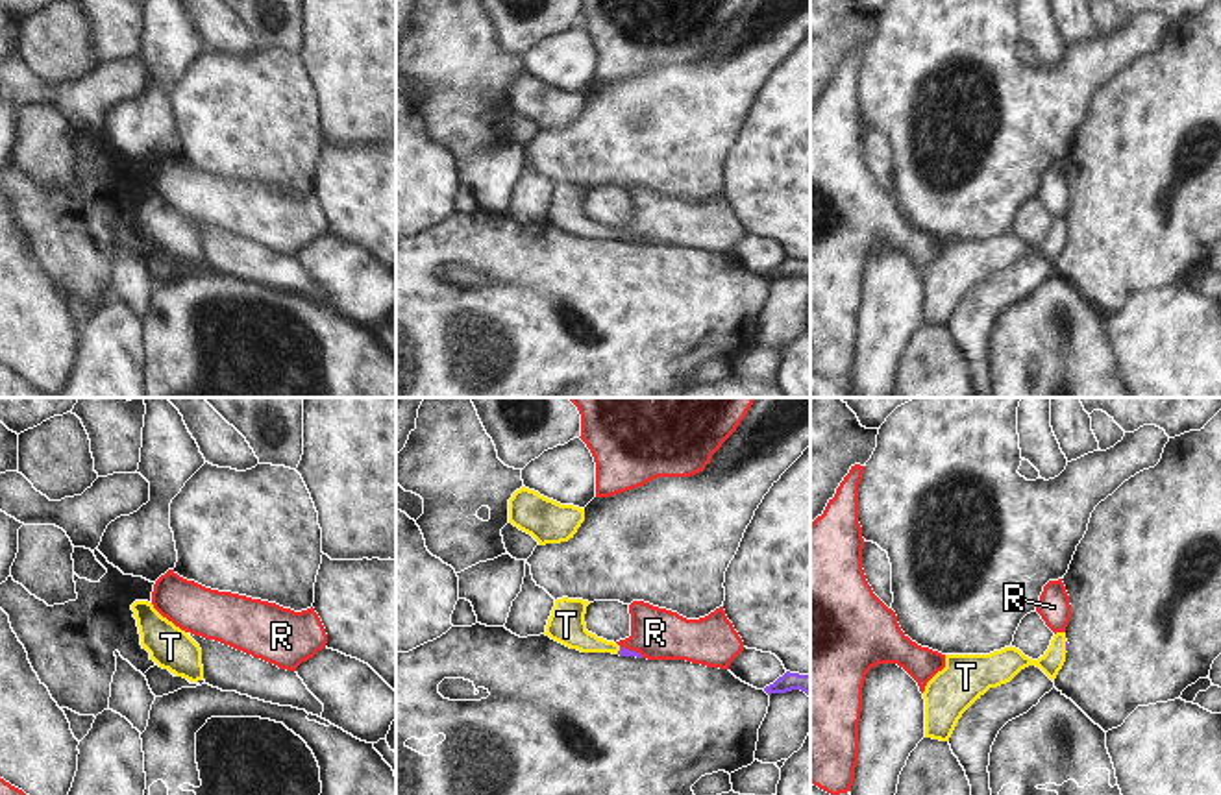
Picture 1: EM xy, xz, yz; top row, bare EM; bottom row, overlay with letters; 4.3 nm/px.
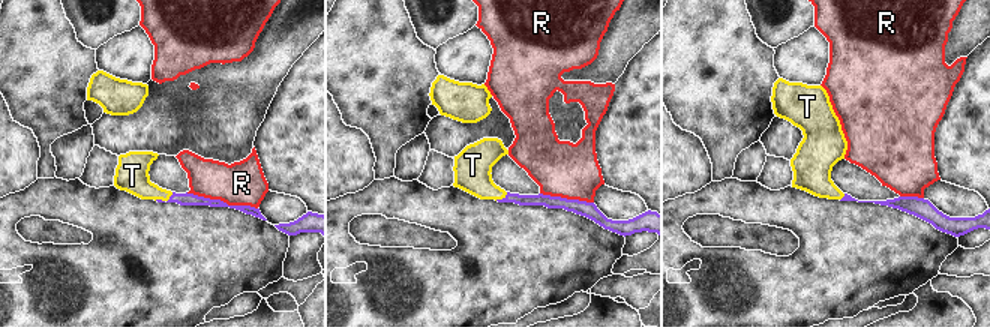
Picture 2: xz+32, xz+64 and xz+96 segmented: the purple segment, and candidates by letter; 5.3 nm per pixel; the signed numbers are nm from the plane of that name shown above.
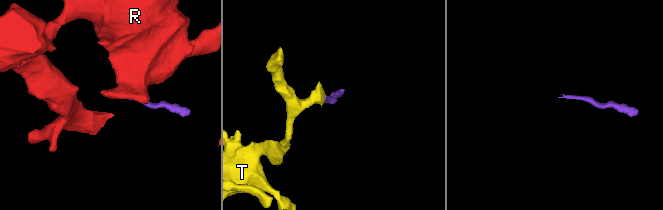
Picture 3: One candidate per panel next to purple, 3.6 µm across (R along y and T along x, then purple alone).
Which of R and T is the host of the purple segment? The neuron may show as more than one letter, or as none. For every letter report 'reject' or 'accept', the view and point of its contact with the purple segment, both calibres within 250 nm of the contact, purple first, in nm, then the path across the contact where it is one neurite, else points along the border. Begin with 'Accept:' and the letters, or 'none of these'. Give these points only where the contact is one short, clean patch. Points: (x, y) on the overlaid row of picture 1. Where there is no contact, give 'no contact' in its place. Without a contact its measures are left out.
Accept: T
R: reject; contact xz (631, 651); calibres 40 and 220 nm; border xz (620, 644), (642, 657)
T: accept; contact yz (1066, 646); calibres 20 and 120 nm; way yz (1066, 642), (1066, 646), (1048, 662), (1011, 660)

